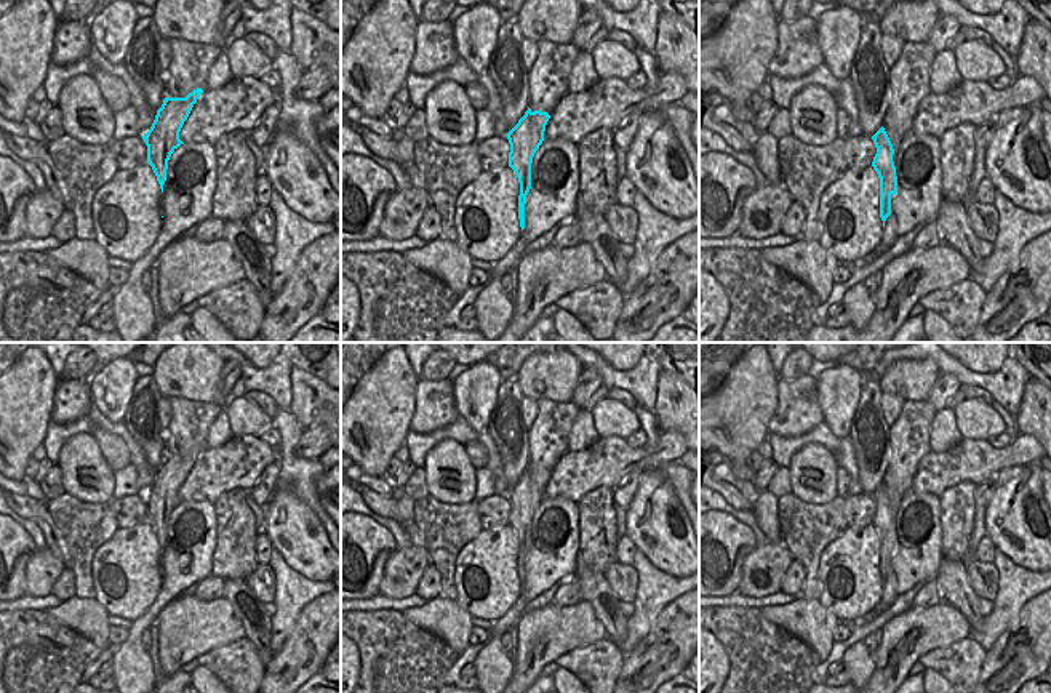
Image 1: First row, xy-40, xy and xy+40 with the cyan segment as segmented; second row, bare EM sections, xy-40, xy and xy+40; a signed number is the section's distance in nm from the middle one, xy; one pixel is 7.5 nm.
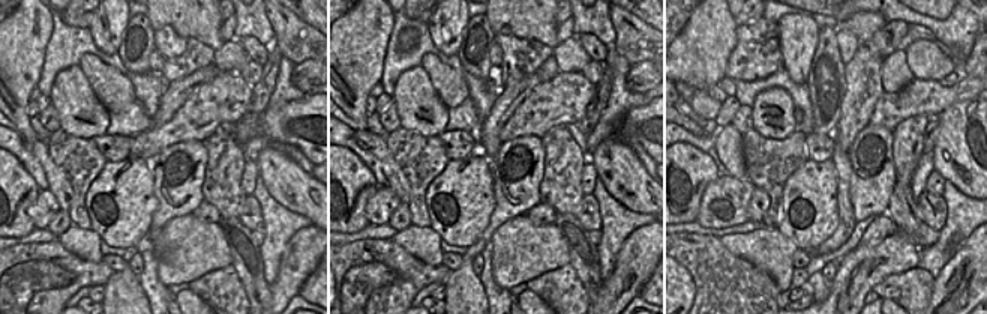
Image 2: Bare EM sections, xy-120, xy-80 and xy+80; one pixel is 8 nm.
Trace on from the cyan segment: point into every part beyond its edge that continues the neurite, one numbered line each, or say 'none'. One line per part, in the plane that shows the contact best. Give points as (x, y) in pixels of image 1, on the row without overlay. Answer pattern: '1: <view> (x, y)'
1: xy+40 (890, 594)

